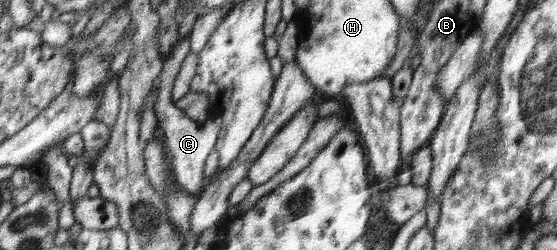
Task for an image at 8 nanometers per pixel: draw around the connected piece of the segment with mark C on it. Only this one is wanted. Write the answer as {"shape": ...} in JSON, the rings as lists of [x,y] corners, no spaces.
{"shape":[[[189,36],[184,38],[178,37],[178,42],[170,54],[170,58],[163,61],[163,68],[158,77],[159,91],[154,104],[155,115],[158,119],[158,127],[163,131],[163,139],[165,140],[165,149],[167,155],[171,158],[173,171],[177,183],[189,191],[199,195],[203,189],[204,168],[209,153],[215,149],[218,133],[224,125],[222,117],[216,117],[207,120],[205,124],[198,124],[192,119],[185,116],[182,110],[176,108],[172,100],[171,93],[176,76],[180,71],[181,63],[190,52]]]}

